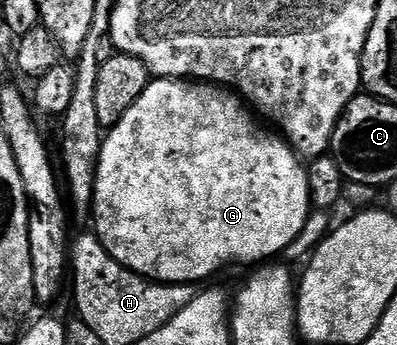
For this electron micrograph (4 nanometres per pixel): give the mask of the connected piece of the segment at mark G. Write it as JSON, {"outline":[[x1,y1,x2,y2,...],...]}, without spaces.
{"outline":[[153,78,142,93,142,97,138,97,138,101,134,101,134,105,126,109,126,117,122,117,122,121,118,121,118,125,105,134,104,144,100,147,100,163,96,166,94,231,104,243,105,249,130,270,136,271,148,280,157,280,163,284,199,284,200,279,210,278,215,271,220,271,231,263,260,265,265,261,275,260,272,258,283,253,290,245,290,241,294,241,294,237,302,233,314,206,310,197,307,166,292,150,287,139,276,133,271,135,267,131,267,126,264,128,256,124,255,118,257,119,257,116,235,94,229,93,219,85,182,79]]}

